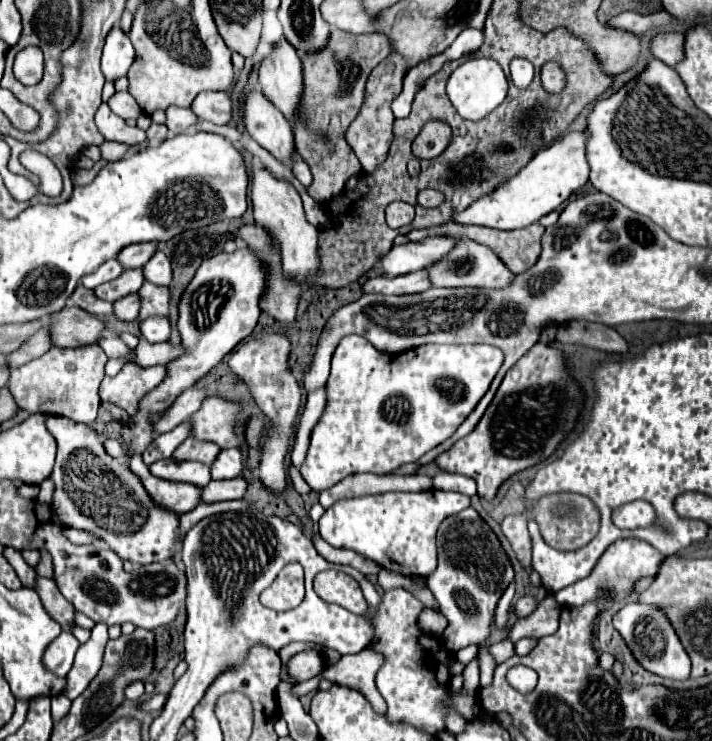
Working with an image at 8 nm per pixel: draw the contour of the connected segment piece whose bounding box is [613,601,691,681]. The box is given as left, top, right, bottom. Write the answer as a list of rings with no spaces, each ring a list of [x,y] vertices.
[[[631,601],[615,613],[613,627],[619,631],[619,635],[623,637],[623,641],[631,649],[633,657],[637,659],[637,663],[645,671],[655,673],[655,675],[665,677],[665,679],[673,679],[673,681],[689,679],[689,671],[691,671],[689,655],[685,653],[683,645],[679,643],[675,629],[671,627],[671,623],[665,619],[665,615],[657,607]]]

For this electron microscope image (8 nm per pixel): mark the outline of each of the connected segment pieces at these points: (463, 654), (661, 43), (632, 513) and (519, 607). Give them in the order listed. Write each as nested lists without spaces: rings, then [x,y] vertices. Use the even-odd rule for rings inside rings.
[[[477,645],[463,647],[461,651],[457,651],[457,653],[455,653],[455,659],[459,659],[463,665],[467,665],[471,659],[475,659],[475,657],[477,657],[477,651],[479,651],[479,647],[477,647]]]
[[[657,33],[651,39],[651,53],[663,63],[675,67],[683,59],[683,33]]]
[[[633,501],[617,507],[613,511],[613,523],[619,529],[639,529],[639,527],[651,527],[655,523],[655,511],[651,503],[645,501]]]
[[[523,597],[515,603],[515,613],[517,613],[517,617],[527,617],[535,607],[537,607],[537,603],[533,597]]]

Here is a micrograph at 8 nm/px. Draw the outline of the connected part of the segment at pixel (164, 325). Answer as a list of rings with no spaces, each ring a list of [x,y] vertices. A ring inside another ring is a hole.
[[[151,317],[145,319],[143,323],[139,323],[141,335],[149,341],[149,343],[161,343],[169,339],[171,333],[171,325],[167,321],[167,317]]]

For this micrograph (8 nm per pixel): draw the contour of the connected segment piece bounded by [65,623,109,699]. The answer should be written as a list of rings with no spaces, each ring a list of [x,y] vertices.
[[[95,624],[91,630],[91,639],[80,645],[75,655],[75,663],[67,675],[65,695],[69,699],[75,699],[91,683],[91,679],[97,675],[97,671],[101,669],[103,649],[105,649],[107,641],[109,641],[109,637],[107,637],[105,624]]]

